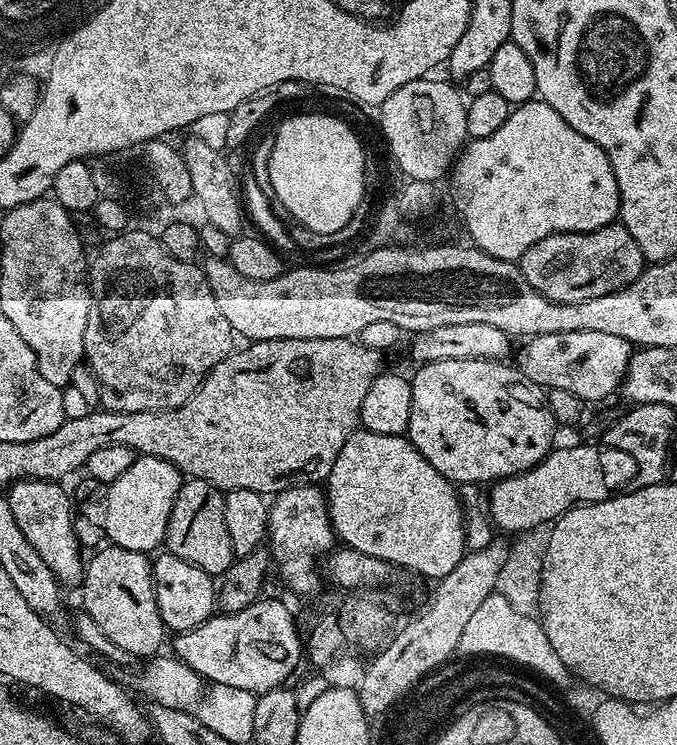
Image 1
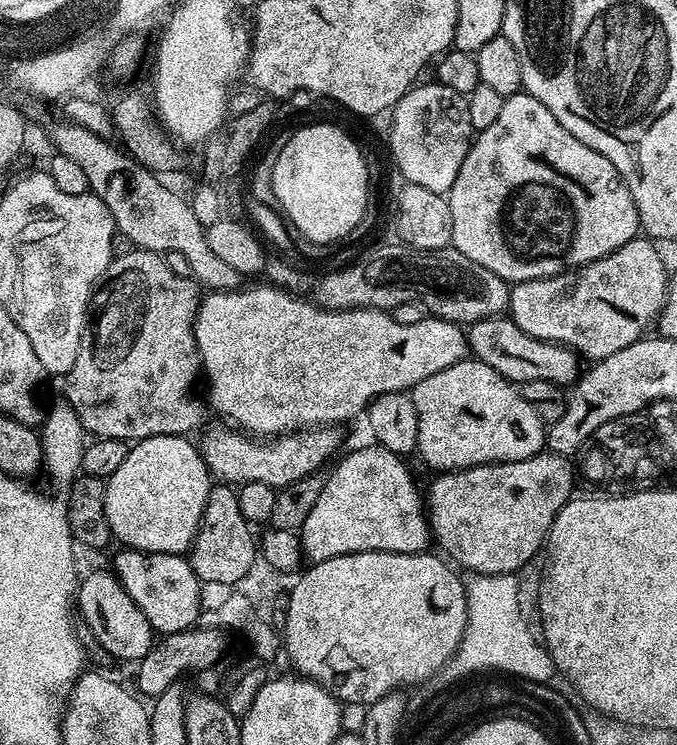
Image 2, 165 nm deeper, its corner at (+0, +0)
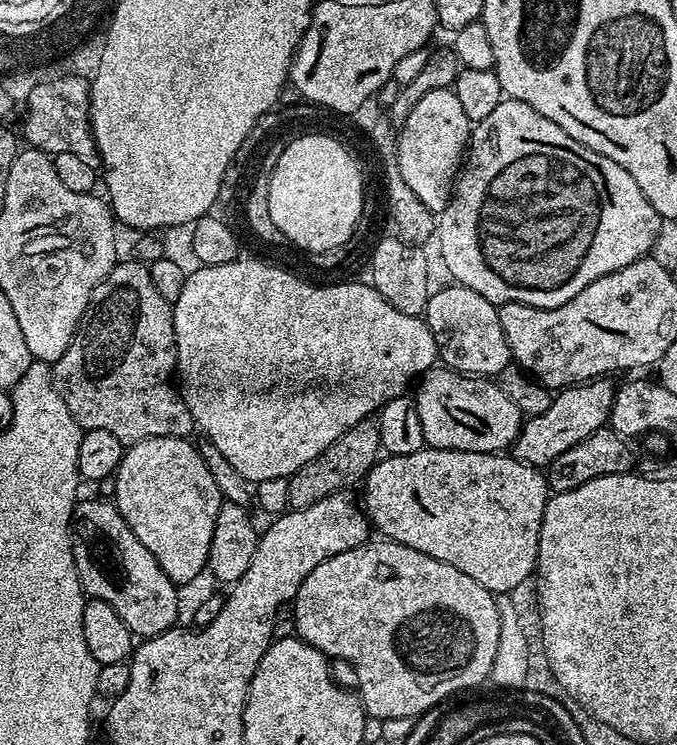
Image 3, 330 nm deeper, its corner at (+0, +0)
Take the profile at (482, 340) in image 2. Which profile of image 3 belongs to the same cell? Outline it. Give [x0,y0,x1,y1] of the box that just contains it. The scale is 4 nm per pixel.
[423,286,513,378]

